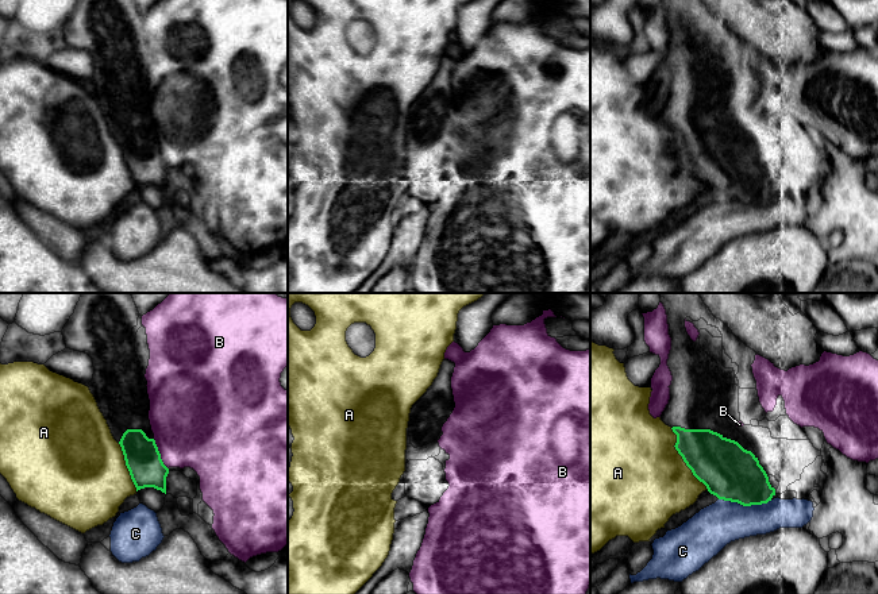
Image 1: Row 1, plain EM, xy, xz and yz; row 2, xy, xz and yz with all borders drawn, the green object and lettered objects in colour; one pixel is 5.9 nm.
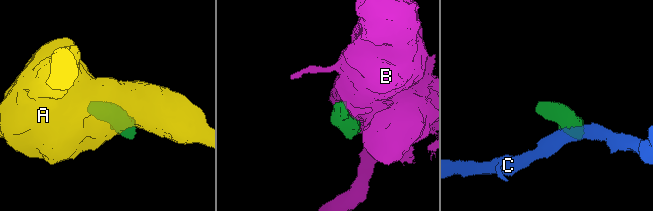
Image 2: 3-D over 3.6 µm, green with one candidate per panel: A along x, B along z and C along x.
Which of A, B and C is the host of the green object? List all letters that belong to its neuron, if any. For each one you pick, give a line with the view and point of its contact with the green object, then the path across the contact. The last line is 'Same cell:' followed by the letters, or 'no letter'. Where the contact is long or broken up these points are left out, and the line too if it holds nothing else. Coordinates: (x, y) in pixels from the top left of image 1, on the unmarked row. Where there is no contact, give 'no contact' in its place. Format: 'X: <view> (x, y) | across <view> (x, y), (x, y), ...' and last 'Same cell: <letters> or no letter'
Same cell: no letter

